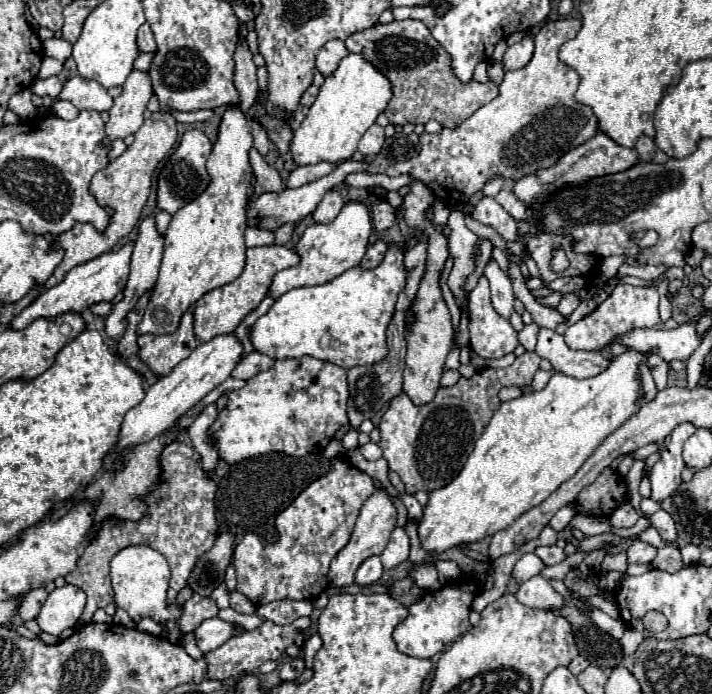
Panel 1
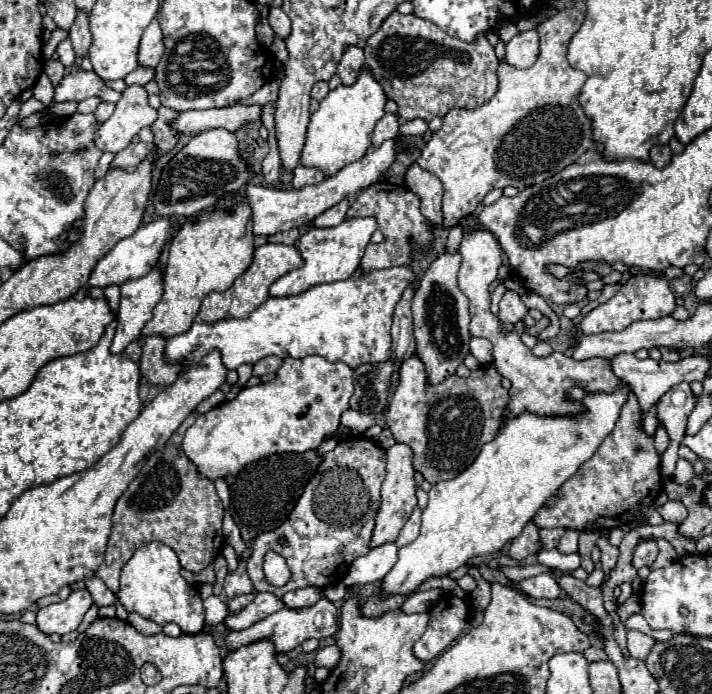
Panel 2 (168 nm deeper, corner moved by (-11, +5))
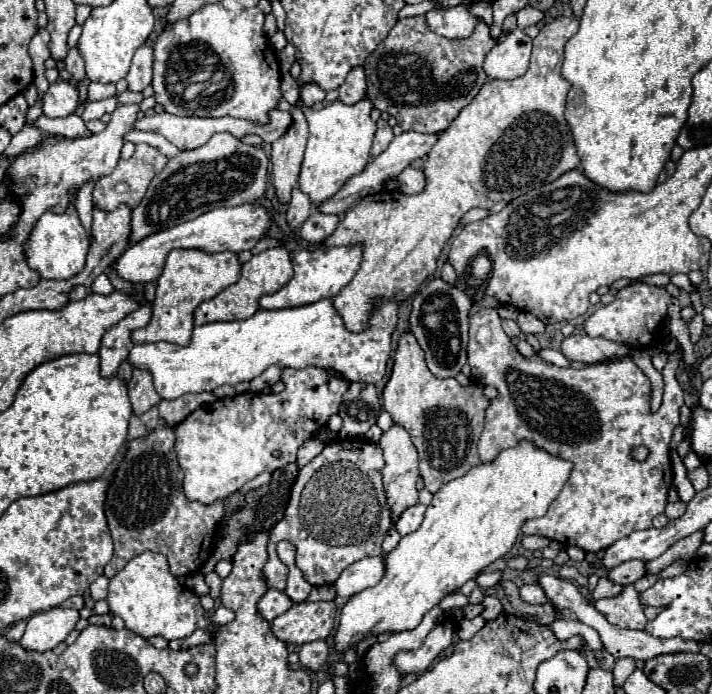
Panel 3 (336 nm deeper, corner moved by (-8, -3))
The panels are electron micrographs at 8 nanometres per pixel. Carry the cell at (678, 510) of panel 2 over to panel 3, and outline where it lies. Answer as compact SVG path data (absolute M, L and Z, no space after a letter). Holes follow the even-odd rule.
M669 502L669 504L665 506L665 516L667 516L669 520L679 518L679 516L685 514L685 508L687 508L685 502Z

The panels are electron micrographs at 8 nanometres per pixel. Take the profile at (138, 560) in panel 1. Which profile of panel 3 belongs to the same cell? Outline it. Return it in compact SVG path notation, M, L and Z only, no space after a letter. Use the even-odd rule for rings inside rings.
M143 552L135 556L121 572L117 572L109 582L107 604L111 614L121 616L125 628L131 632L151 638L163 636L165 640L191 636L197 628L207 628L209 620L199 604L199 596L183 594L183 586L169 572L167 558L157 552Z

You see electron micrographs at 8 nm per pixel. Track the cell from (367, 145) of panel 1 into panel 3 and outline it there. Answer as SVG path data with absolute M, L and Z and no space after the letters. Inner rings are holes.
M379 120L379 122L377 122L377 132L375 132L375 136L373 136L371 154L373 154L373 156L381 154L381 152L391 144L391 140L393 140L393 130L391 130L391 126L387 124L387 120Z

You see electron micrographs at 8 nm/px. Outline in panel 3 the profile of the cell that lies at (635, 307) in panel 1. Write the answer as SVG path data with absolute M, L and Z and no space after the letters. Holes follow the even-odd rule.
M635 284L617 292L615 300L607 306L599 306L583 324L589 336L603 336L615 342L625 342L631 348L647 348L651 342L659 340L659 326L667 316L667 306L671 302L671 294L665 288Z

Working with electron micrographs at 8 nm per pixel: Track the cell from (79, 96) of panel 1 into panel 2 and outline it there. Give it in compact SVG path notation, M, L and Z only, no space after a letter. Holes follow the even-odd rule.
M72 68L72 72L66 74L62 82L56 86L54 102L66 102L66 100L82 102L90 96L100 96L104 102L118 102L122 94L108 88L104 80L96 76L96 72L84 72L84 70Z

